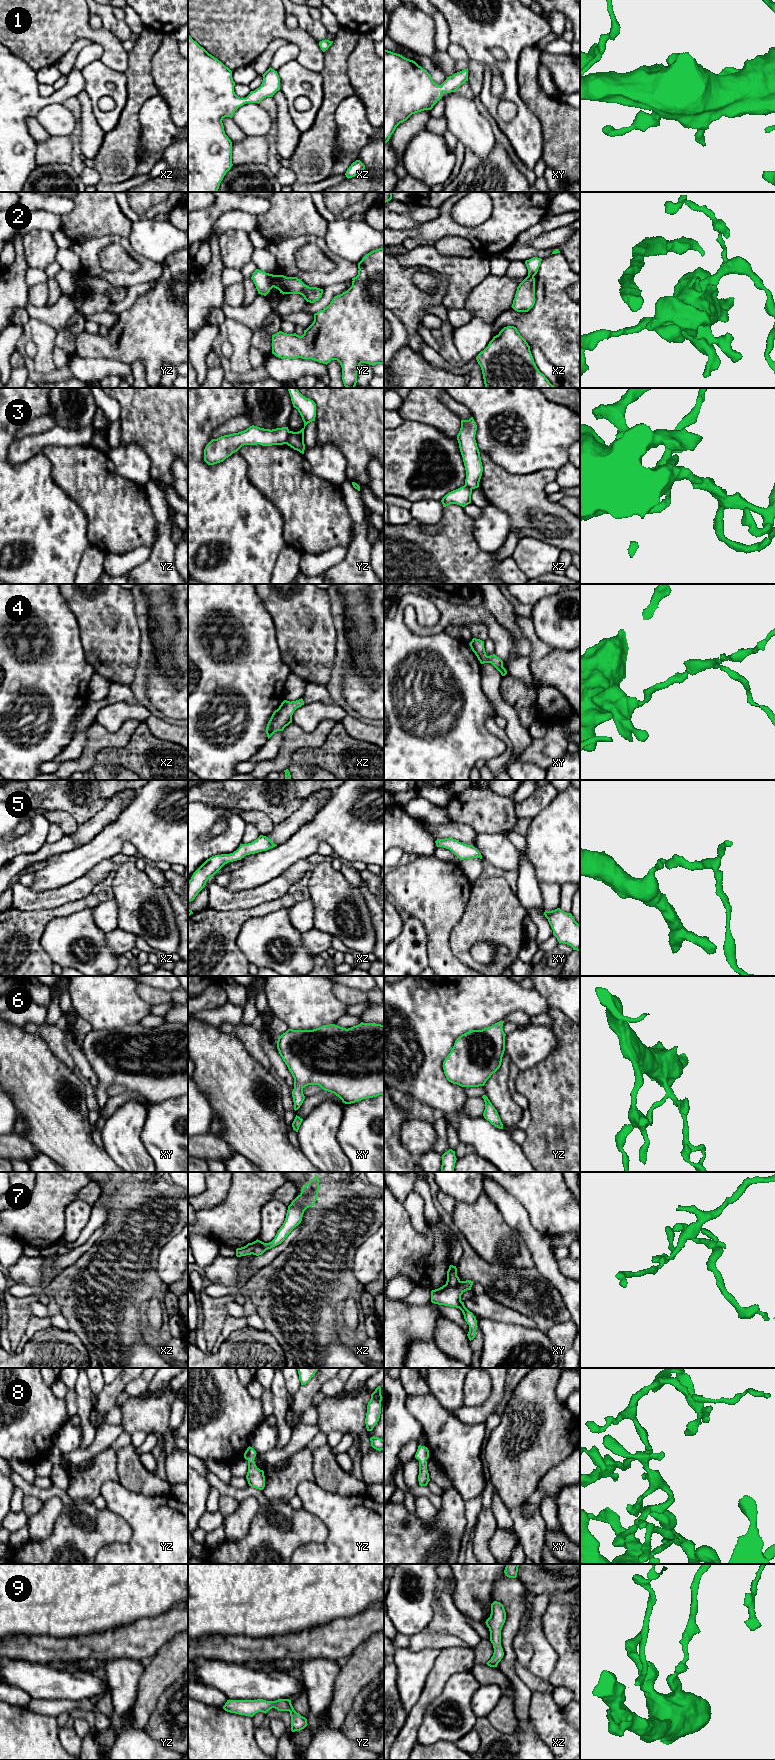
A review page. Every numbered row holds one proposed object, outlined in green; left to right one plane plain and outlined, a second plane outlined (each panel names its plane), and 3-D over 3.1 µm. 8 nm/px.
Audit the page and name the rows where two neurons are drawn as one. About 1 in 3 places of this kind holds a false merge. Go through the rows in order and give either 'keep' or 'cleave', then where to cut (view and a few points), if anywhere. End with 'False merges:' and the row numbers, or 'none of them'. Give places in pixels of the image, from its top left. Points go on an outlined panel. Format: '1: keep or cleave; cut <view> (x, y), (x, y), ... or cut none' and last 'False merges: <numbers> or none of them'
1: keep; cut none
2: cleave; cut yz (274, 275), (272, 286)
3: cleave; cut yz (289, 431), (286, 443)
4: keep; cut none
5: keep; cut none
6: keep; cut none
7: cleave; cut xz (265, 1250), (260, 1246), (256, 1246), (252, 1253)
8: keep; cut none
9: keep; cut none
False merges: 2, 3, 7

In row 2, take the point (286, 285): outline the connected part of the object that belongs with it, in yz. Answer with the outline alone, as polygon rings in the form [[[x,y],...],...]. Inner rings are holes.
[[[274,275],[272,285],[284,294],[300,294],[307,302],[318,301],[323,294],[323,289],[309,287],[297,277],[286,277],[284,275]]]

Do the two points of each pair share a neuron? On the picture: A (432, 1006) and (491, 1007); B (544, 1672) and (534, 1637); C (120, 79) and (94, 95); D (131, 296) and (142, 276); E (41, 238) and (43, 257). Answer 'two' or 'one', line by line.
A: one
B: one
C: one
D: two
E: one

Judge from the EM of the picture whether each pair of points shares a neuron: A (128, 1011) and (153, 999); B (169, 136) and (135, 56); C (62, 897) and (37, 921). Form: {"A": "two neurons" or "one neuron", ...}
{"A": "two neurons", "B": "two neurons", "C": "two neurons"}

